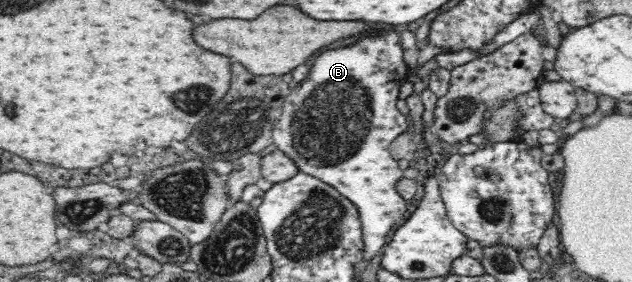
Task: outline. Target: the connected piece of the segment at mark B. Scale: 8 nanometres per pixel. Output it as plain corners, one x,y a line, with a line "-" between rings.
398,29
397,31
381,31
381,33
375,33
375,35
369,35
369,37
361,37
359,41
355,41
355,43
349,45
349,47
339,47
339,49
331,49
331,51
321,53
321,55
313,61
307,79
295,84
295,89
293,89
291,95
285,99
280,121
274,126
272,137
270,138
275,145
277,145
277,149
285,153
285,155
297,165
297,168
299,168
301,172
332,185
343,197
346,197
351,203
355,204
362,225
365,261
371,261
373,257
377,257
378,251
381,251
383,245
387,243
387,235
389,235
397,225
403,223
403,215
405,215
405,211
407,211
406,200
395,190
397,181
404,177
403,170
399,168
397,161
393,159
388,148
397,136
410,131
408,117
405,117
397,110
397,100
399,99
401,86
408,81
408,65
404,61
402,41
399,35

